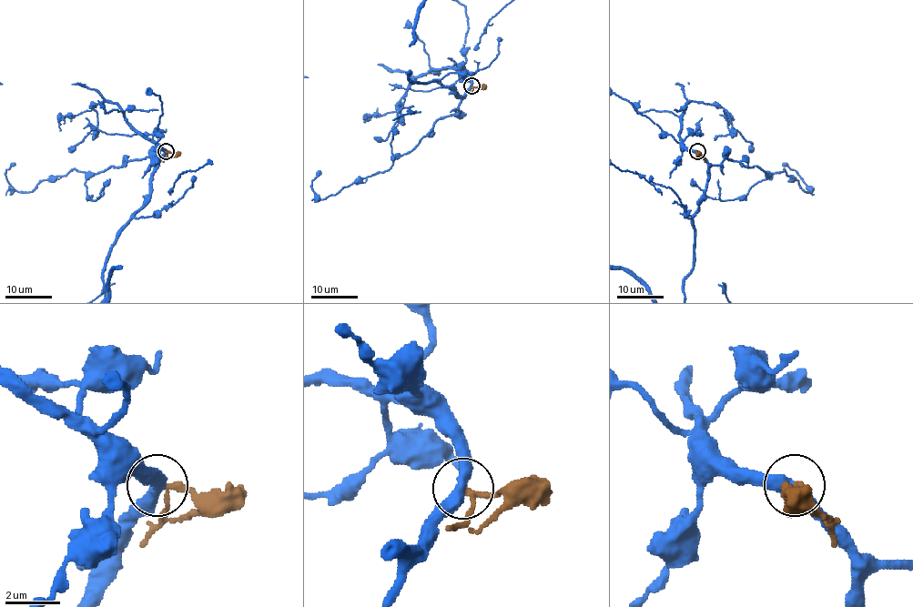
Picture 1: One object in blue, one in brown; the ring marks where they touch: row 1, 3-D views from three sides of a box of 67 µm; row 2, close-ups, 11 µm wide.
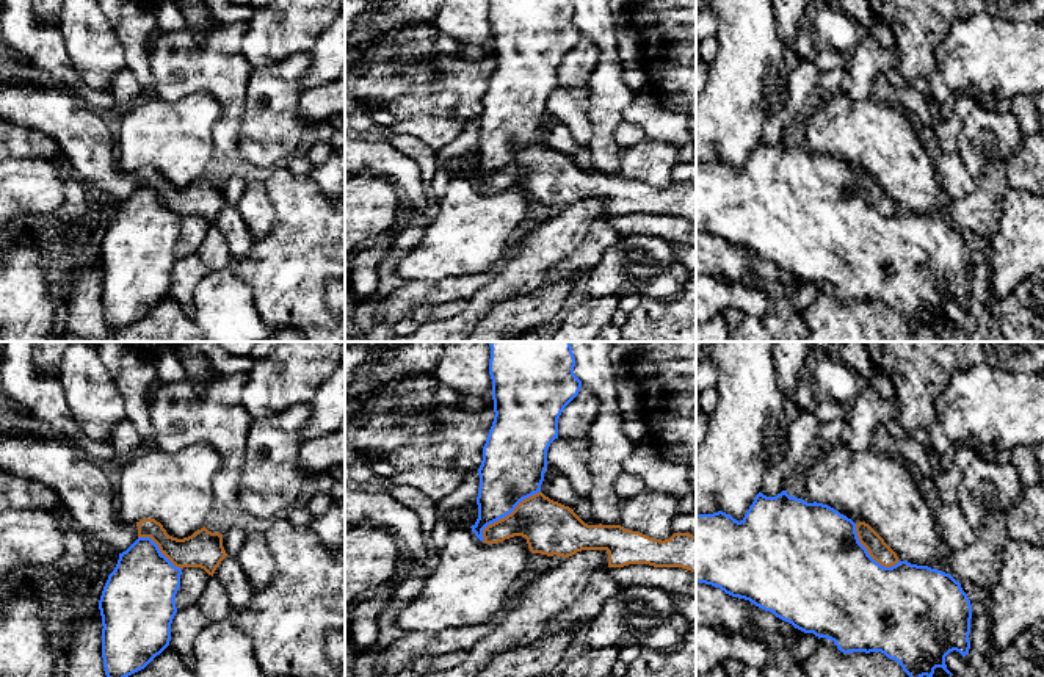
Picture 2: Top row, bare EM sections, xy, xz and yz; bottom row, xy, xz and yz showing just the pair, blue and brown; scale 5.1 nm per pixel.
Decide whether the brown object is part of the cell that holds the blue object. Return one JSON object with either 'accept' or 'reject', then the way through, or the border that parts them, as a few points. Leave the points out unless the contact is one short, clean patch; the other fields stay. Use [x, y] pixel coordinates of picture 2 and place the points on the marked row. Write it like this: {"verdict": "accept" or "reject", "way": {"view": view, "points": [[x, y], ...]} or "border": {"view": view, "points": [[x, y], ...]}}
{"verdict": "reject", "border": {"view": "xz", "points": [[540, 491], [491, 522], [483, 530], [483, 541]]}}

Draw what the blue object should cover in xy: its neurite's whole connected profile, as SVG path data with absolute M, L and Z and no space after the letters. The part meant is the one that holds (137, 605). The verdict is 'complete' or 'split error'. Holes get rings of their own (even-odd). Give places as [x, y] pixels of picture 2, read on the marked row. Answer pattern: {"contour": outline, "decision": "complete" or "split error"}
{"contour": "M150 538L119 553L99 600L107 677L135 674L169 646L180 575Z", "decision": "complete"}

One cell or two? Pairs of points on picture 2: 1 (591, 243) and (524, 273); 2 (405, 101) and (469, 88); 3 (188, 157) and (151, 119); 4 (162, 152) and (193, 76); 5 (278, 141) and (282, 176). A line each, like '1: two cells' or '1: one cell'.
1: two cells
2: one cell
3: one cell
4: two cells
5: two cells

